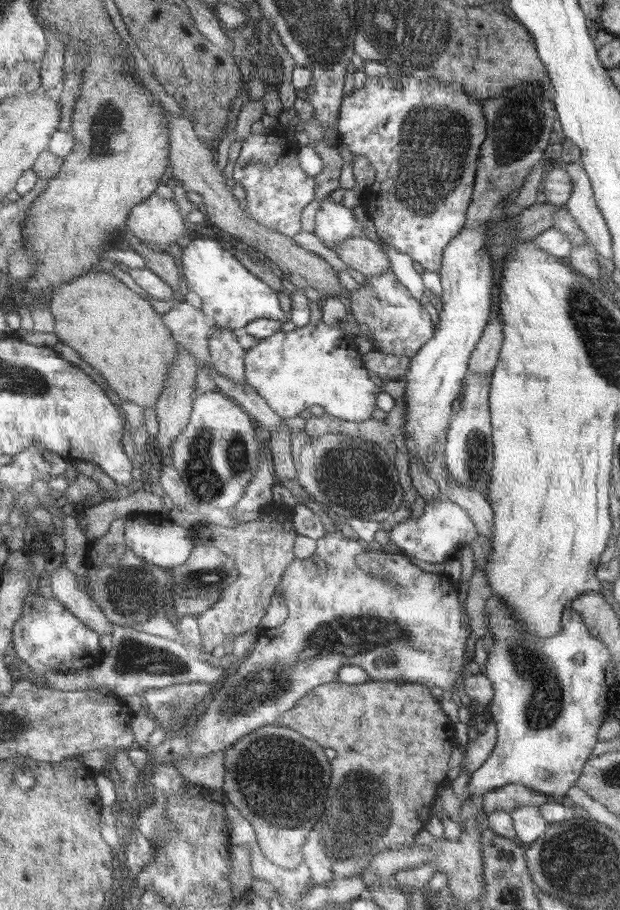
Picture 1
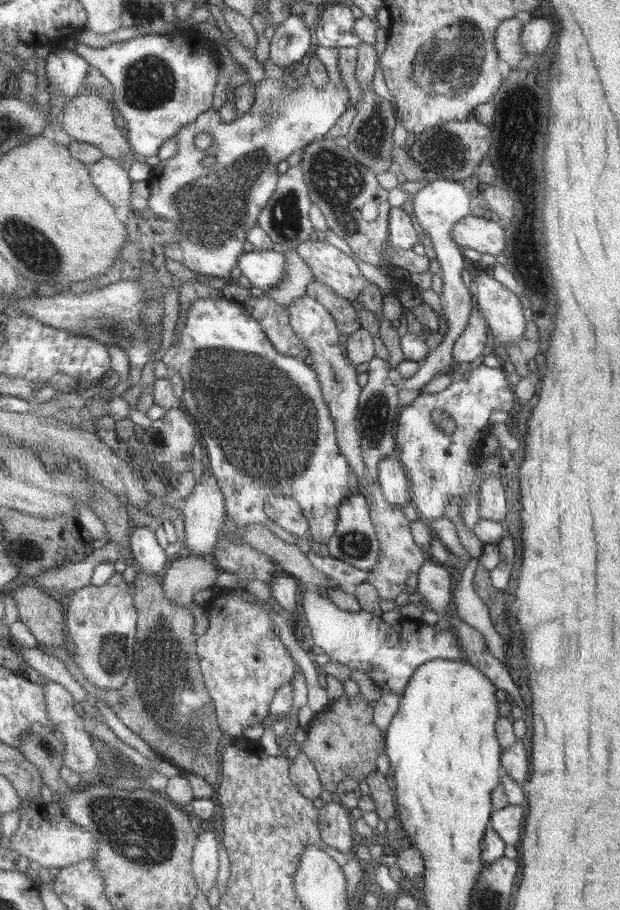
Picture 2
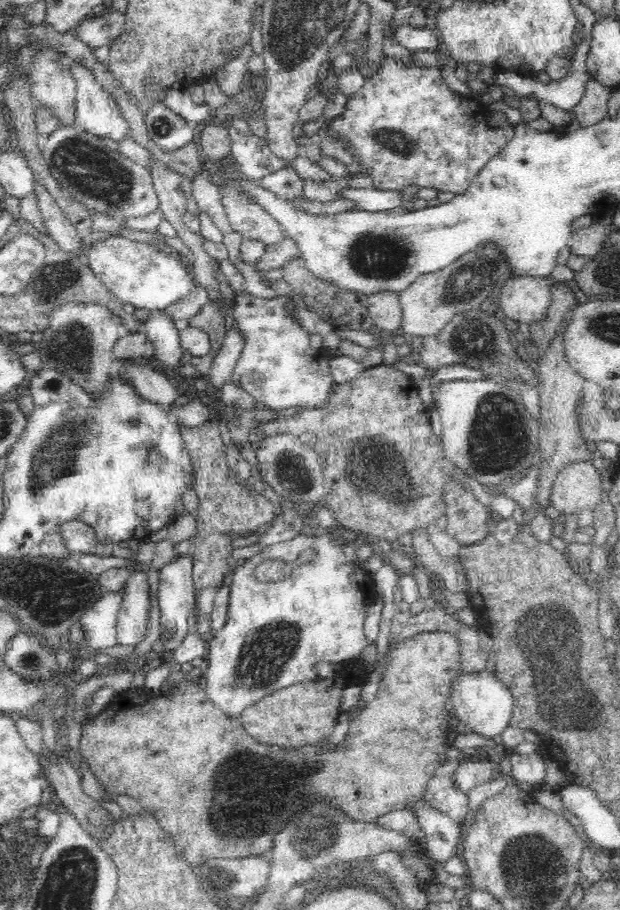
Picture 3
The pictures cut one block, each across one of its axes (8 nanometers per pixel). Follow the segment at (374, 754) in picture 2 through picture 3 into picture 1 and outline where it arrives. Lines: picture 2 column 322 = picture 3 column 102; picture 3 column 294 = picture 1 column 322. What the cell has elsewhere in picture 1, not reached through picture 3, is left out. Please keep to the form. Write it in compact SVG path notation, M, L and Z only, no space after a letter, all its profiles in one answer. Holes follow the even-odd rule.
M277 724L259 728L231 746L225 754L225 788L223 792L229 794L231 802L245 814L257 830L257 838L269 860L273 860L283 870L297 870L303 864L301 848L307 842L307 834L315 830L315 826L325 818L327 804L329 804L329 784L331 784L331 764L325 756L325 748L307 738L305 734L293 728L281 728Z

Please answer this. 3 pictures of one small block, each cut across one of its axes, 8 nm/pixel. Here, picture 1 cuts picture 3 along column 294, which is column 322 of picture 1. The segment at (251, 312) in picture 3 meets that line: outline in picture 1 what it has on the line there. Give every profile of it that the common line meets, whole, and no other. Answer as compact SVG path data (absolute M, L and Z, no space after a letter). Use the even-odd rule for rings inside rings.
M327 322L309 324L293 332L279 332L245 354L247 358L247 382L257 388L257 392L271 404L271 408L283 418L295 418L303 410L309 412L311 406L319 404L327 414L333 414L347 422L367 422L373 418L375 408L379 408L379 386L369 378L369 368L361 350L357 348L355 336L341 326L329 326Z

